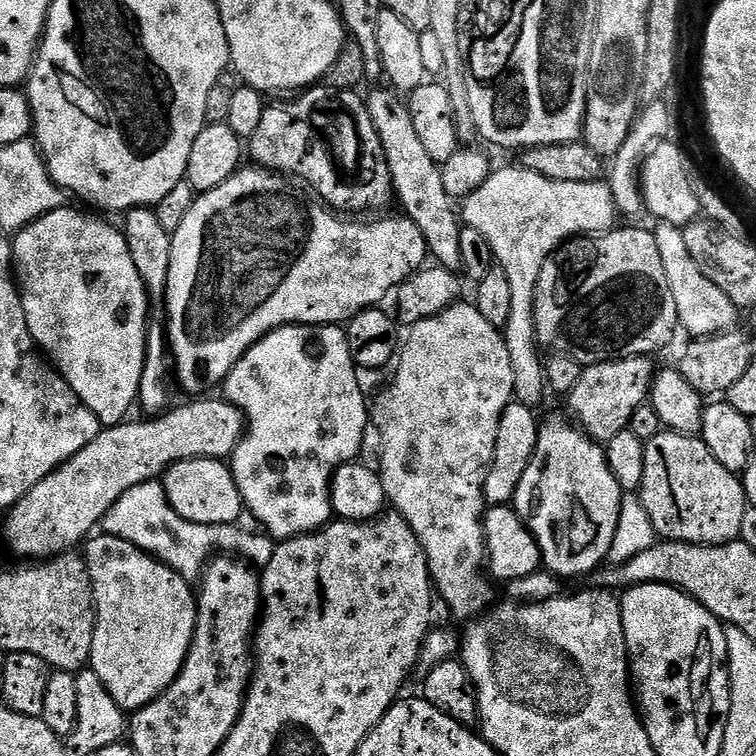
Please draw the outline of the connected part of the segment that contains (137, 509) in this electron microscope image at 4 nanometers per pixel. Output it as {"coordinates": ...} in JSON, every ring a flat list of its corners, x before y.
{"coordinates":[[160,482,139,484,126,490,126,494,122,494,104,516,102,528,107,535,128,540,133,546,156,557,160,563,167,564,189,582,199,581,204,575,208,561,213,559,217,551,216,543,220,543,224,550,240,548,244,544,243,538,236,536,235,527,195,524,179,516,170,506,164,493,164,485]]}

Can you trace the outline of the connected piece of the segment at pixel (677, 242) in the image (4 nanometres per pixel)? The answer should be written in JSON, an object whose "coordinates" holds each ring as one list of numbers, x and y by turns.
{"coordinates":[[657,223,654,235,658,242,658,254,662,254,662,270,666,270,666,282,670,286,670,294,674,294,676,319,679,327,689,332,689,337,703,338,705,336,718,336,735,329,736,312,738,306,730,302,710,278,706,278,704,269,696,263,696,259,686,250,686,240,681,225]]}

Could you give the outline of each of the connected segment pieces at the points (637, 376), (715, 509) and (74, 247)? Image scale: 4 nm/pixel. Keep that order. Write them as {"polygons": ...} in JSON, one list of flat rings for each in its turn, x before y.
{"polygons":[[[651,355,604,358,592,362,589,368,581,371,578,382,567,393,566,400,576,415,575,423,597,442,607,442,614,434,627,428,637,406,649,399,654,367]],[[661,430,657,436,647,440,638,495,644,504,646,514,650,514,653,533,665,541,679,540,682,544,705,546,739,541,742,514,746,507,744,481,737,473,726,470,726,466,722,466,722,462,718,462,718,458,710,454,699,435]],[[65,206,33,220,19,229,15,236,12,244,14,276,18,281,22,310,26,314,26,326,36,341,37,349,51,361,60,377,99,418,101,425,121,423,140,395,150,331,150,293,138,274,138,266,134,266,134,258,130,258,130,246,123,231]]]}

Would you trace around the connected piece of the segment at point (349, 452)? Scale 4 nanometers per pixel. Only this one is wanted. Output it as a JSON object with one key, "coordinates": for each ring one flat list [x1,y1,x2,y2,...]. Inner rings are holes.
{"coordinates":[[289,324,283,328,276,328,273,332,261,338,241,360,230,370,230,374,222,382,223,399,233,404,244,416,246,431,236,444,236,449,230,457,232,477,236,479,236,485,244,499,244,507,258,523,264,524,264,528,272,536,277,536,277,541,283,542,292,539,293,536,307,536,310,532,318,532,333,519,332,510,332,474,344,464,351,464,357,459,360,447,364,444,364,431,370,428,370,408,364,404,364,396,360,393,360,380,358,369,352,363,348,337,343,327,334,324]]}

